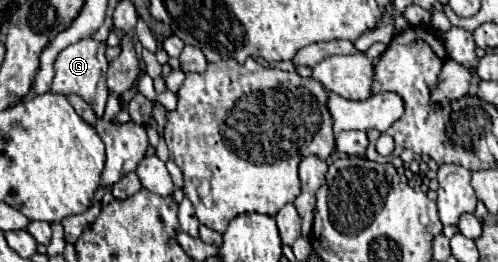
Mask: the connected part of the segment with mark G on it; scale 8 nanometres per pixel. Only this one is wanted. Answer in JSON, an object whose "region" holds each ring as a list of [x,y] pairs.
{"region":[[[89,38],[79,40],[59,52],[59,56],[55,60],[55,78],[51,82],[51,92],[63,94],[63,96],[71,96],[71,94],[81,96],[101,118],[107,96],[109,96],[109,90],[105,84],[105,72],[107,72],[105,46],[97,44],[97,40],[89,40]]]}

